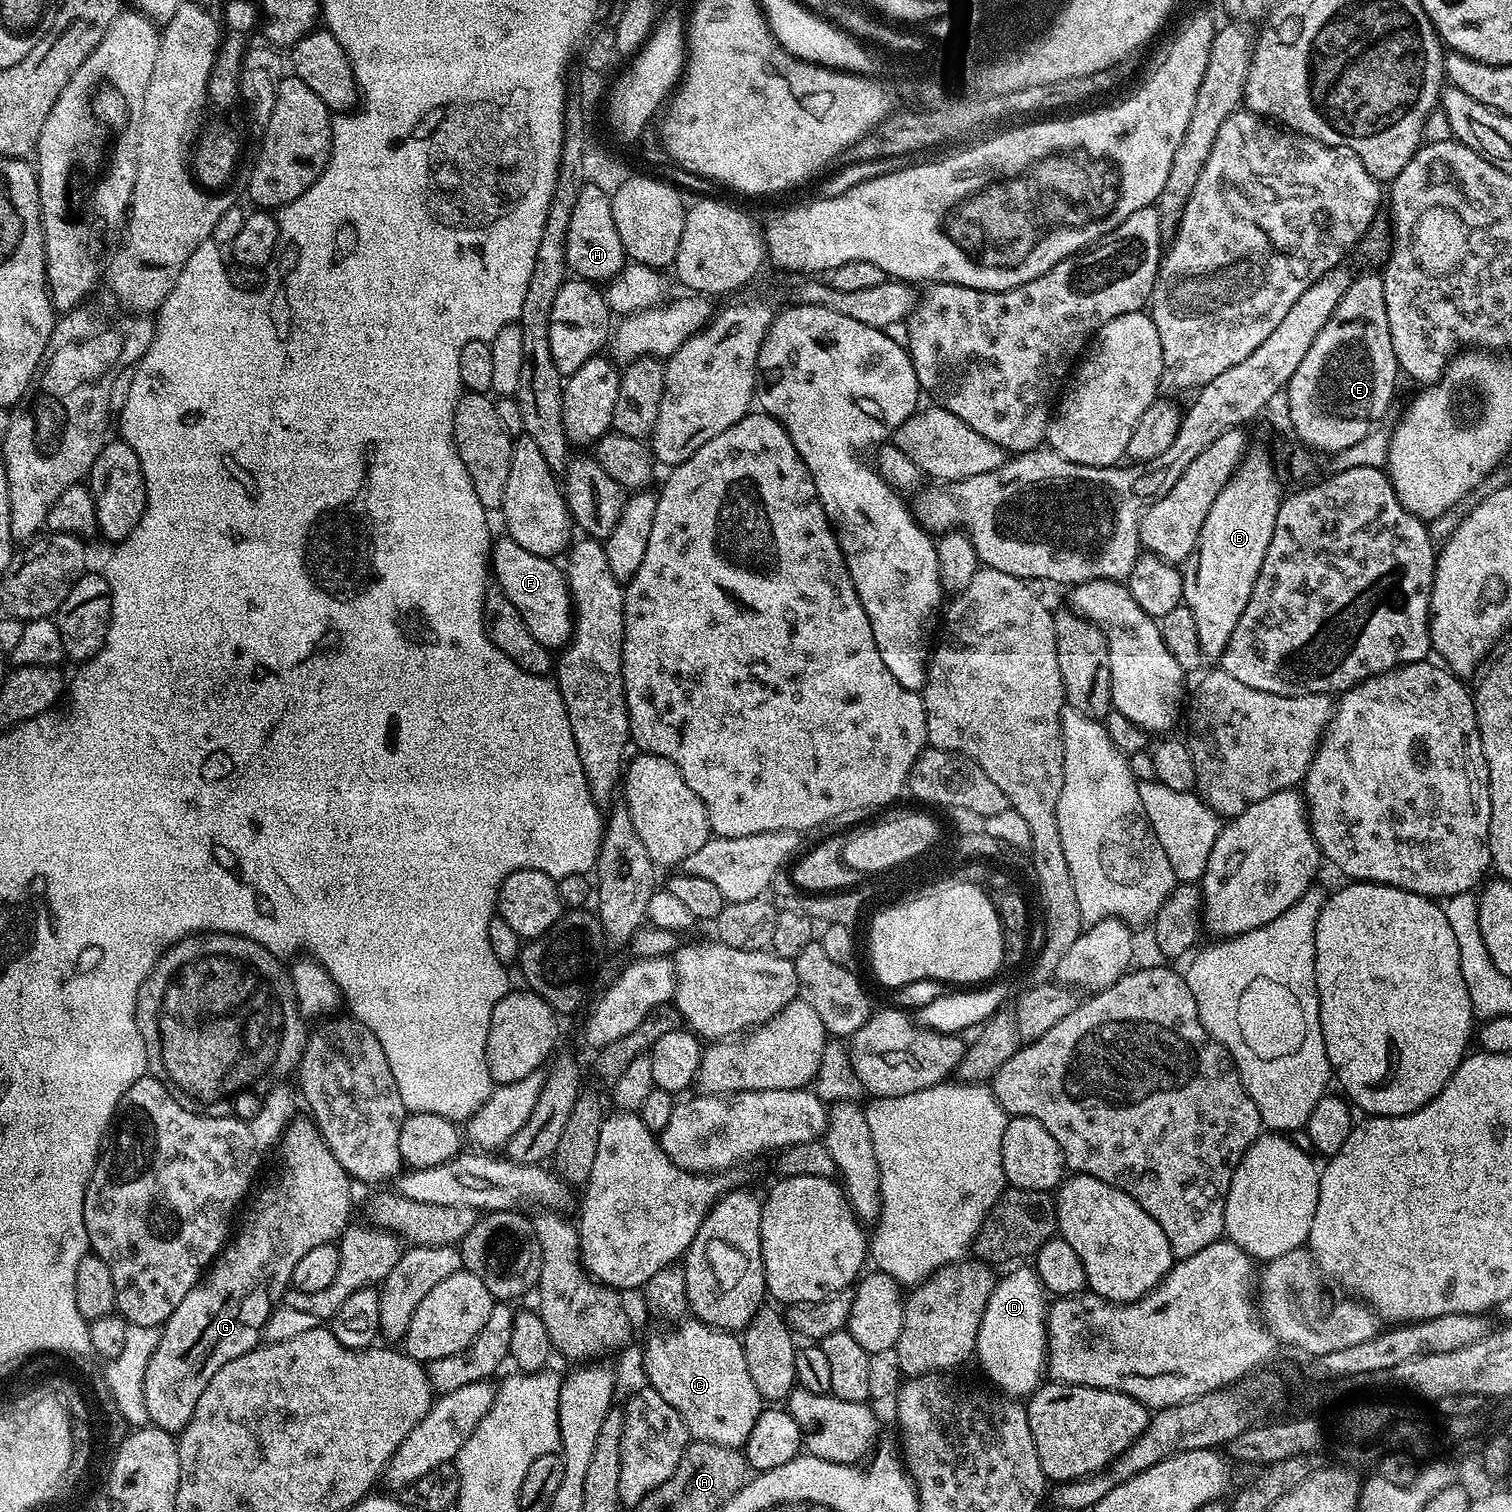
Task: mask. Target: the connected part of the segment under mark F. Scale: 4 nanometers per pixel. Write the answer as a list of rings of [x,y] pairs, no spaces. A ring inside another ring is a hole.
[[[504,534],[500,540],[497,539],[490,549],[490,572],[498,583],[499,591],[504,593],[506,598],[510,598],[510,602],[518,610],[518,614],[522,614],[522,618],[526,622],[526,626],[530,630],[530,634],[534,634],[534,638],[538,638],[538,642],[542,642],[542,646],[546,646],[549,650],[563,649],[564,645],[572,639],[572,629],[574,627],[574,609],[572,606],[572,598],[568,590],[568,581],[565,573],[546,556],[535,556],[526,550],[522,550],[522,546],[518,546],[518,542],[514,542],[512,537]]]

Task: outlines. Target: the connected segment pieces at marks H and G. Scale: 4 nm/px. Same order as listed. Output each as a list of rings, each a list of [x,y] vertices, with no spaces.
[[[594,184],[580,185],[578,202],[574,202],[574,212],[570,214],[570,226],[566,230],[566,262],[579,279],[593,282],[613,280],[625,266],[622,238],[618,238],[618,226],[614,226],[612,197]]]
[[[293,1119],[278,1141],[279,1148],[280,1169],[276,1177],[256,1197],[251,1197],[252,1205],[250,1200],[244,1221],[241,1224],[239,1221],[234,1235],[224,1245],[220,1255],[212,1261],[190,1294],[178,1302],[178,1310],[174,1310],[174,1314],[170,1314],[168,1321],[162,1325],[160,1341],[144,1375],[146,1414],[153,1428],[161,1428],[173,1434],[184,1431],[194,1414],[194,1406],[198,1406],[198,1398],[202,1398],[202,1390],[210,1386],[210,1378],[214,1378],[214,1374],[218,1374],[226,1362],[242,1358],[242,1354],[254,1351],[261,1343],[264,1325],[272,1316],[273,1308],[283,1301],[285,1292],[289,1291],[294,1266],[298,1266],[298,1261],[309,1250],[314,1250],[314,1246],[339,1241],[353,1219],[354,1181],[342,1162],[334,1158],[320,1129],[311,1119]]]

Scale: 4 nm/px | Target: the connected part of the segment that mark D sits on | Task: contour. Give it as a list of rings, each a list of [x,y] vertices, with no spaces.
[[[1016,1266],[1009,1276],[1000,1276],[990,1294],[990,1302],[979,1326],[975,1359],[980,1359],[984,1372],[995,1387],[1013,1398],[1027,1398],[1040,1387],[1046,1376],[1048,1363],[1048,1325],[1046,1323],[1046,1293],[1035,1267]]]

